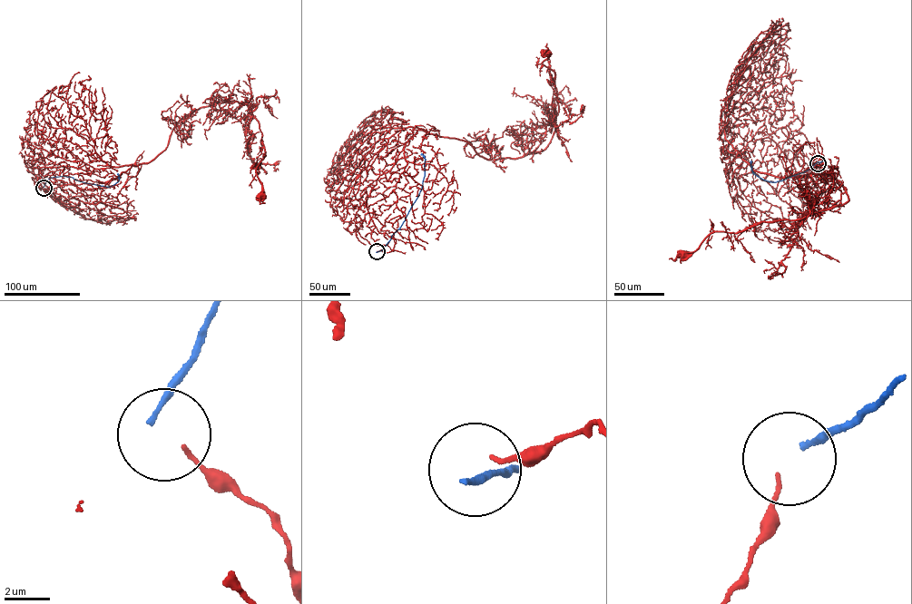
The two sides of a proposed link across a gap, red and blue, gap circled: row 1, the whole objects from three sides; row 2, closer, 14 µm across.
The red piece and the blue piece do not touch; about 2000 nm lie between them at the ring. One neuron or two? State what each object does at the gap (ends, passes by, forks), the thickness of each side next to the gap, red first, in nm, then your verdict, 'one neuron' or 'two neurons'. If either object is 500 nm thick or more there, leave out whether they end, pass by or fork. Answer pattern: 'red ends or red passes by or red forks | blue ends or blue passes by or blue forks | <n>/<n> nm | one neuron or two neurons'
red ends | blue ends | 200/240 nm | two neurons

